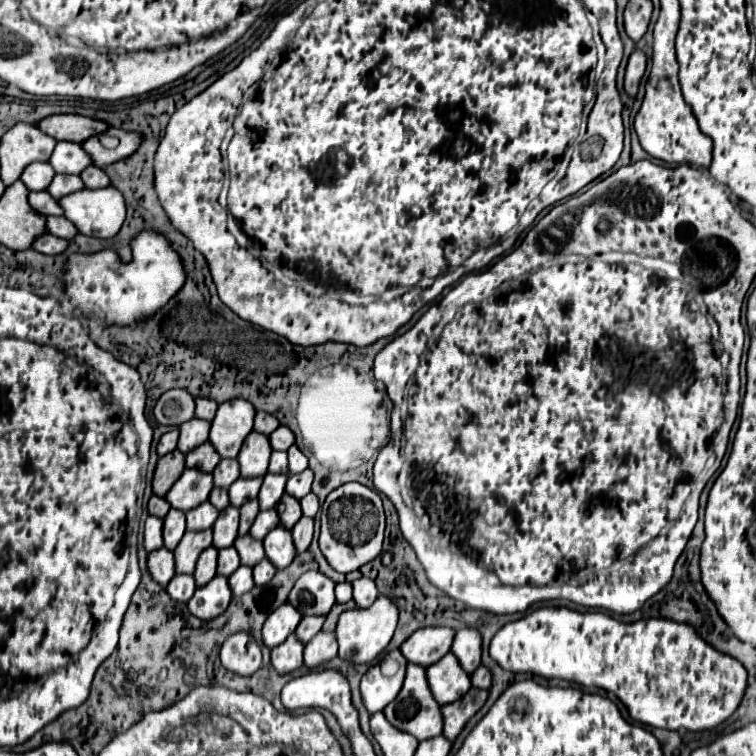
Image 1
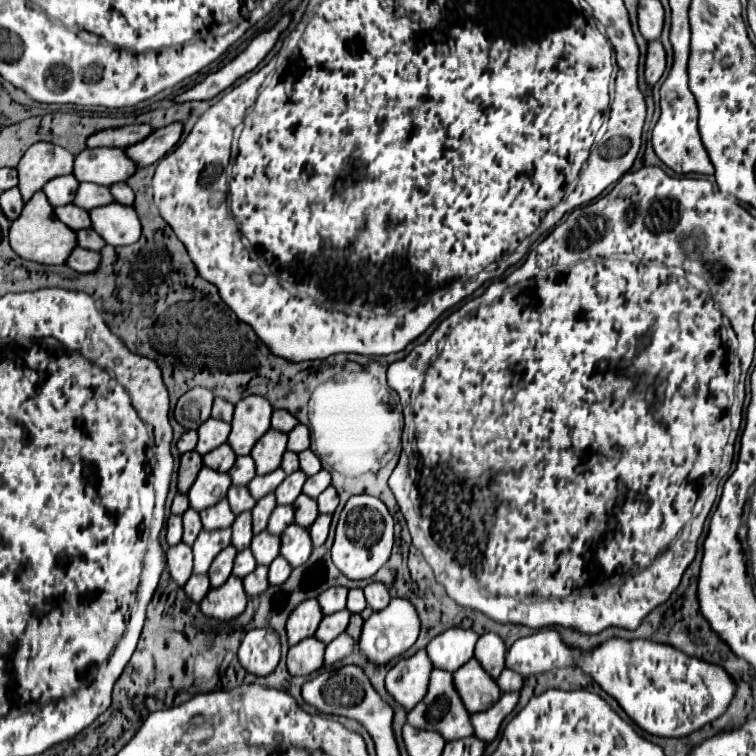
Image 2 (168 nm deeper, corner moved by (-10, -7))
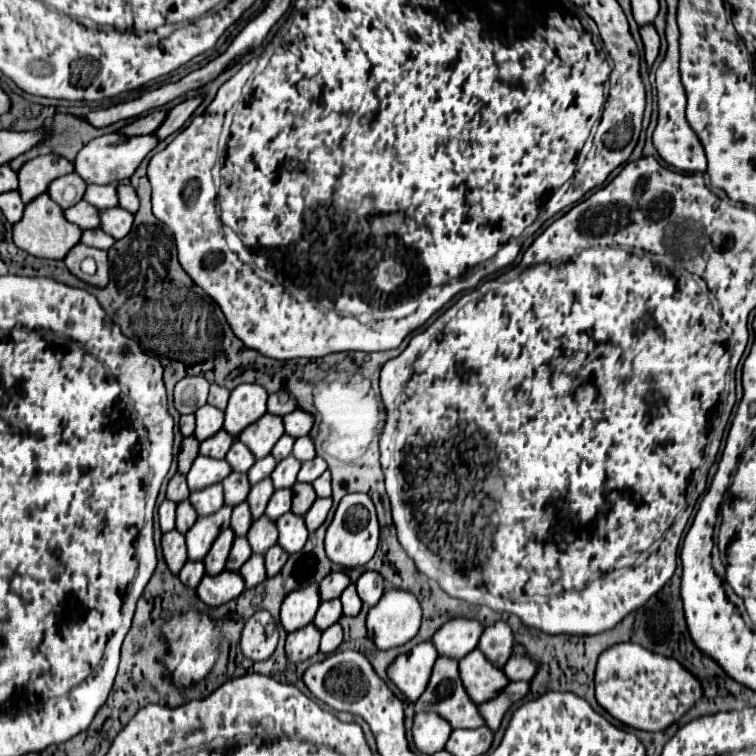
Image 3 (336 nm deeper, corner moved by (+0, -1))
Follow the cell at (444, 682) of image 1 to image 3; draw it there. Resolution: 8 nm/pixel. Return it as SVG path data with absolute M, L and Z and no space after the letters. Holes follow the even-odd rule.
M478 648L460 660L460 678L476 704L498 696L510 682L504 670L494 666Z

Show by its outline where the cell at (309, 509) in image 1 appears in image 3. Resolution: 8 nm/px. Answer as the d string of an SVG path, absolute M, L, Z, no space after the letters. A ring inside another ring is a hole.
M326 470L320 478L316 478L314 480L314 490L316 490L316 494L320 496L320 498L328 498L330 496L330 472Z

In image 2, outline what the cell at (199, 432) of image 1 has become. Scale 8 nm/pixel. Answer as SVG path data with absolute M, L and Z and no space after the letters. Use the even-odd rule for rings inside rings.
M208 418L200 428L198 428L198 446L196 446L196 452L200 456L212 452L214 448L218 448L220 444L226 442L230 434L230 424L222 422L222 420L214 420L214 418Z

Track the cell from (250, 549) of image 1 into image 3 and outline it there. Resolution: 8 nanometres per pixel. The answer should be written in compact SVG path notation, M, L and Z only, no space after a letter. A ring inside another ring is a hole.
M262 516L252 522L252 526L248 530L248 542L252 546L252 552L264 554L270 546L276 544L276 540L278 540L278 530L270 518Z

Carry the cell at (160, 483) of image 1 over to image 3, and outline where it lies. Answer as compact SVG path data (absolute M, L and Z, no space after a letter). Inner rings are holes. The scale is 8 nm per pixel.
M188 436L182 440L182 448L178 454L178 472L180 474L188 474L194 458L198 456L198 446L200 446L200 442L194 436Z

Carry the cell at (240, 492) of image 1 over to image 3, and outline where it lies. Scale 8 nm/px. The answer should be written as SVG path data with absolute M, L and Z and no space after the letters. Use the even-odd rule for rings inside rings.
M266 456L266 458L262 458L262 460L256 460L254 466L248 470L250 484L256 484L256 482L260 482L262 478L270 476L274 468L276 468L276 460L274 460L274 456Z

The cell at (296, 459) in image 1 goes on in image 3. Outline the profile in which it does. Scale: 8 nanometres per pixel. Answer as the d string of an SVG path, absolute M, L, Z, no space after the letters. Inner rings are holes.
M302 436L302 438L296 438L296 444L294 444L294 450L292 450L294 458L298 458L300 462L308 462L310 458L316 456L314 452L314 442L310 436Z

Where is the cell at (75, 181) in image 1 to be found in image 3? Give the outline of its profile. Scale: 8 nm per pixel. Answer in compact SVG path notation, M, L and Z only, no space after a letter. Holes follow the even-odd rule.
M90 184L86 188L84 200L90 202L92 206L96 206L98 210L108 210L108 208L118 206L118 192L116 192L114 184L110 184L110 186L94 186L94 184Z

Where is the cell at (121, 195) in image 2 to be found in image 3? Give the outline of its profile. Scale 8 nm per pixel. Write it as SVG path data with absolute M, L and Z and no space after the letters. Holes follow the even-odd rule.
M120 184L120 186L118 186L118 198L120 198L120 206L122 206L124 210L128 210L128 212L132 212L132 214L138 212L140 202L138 202L138 194L136 194L136 190L134 190L132 186Z

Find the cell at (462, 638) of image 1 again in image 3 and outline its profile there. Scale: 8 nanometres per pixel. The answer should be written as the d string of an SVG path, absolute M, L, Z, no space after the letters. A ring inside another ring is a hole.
M496 622L488 626L478 642L478 648L484 652L484 656L490 658L490 662L500 668L512 656L514 646L516 646L516 640L514 640L512 628L506 622Z

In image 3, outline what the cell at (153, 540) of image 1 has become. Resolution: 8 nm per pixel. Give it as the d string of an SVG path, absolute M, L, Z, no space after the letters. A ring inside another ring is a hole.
M164 500L158 508L158 520L160 520L160 528L162 532L170 532L174 530L174 510L176 510L176 502Z

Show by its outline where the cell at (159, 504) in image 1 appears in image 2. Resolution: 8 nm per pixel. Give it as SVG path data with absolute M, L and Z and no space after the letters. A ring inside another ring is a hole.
M176 494L170 506L170 512L176 516L182 516L188 510L188 496L186 494Z

